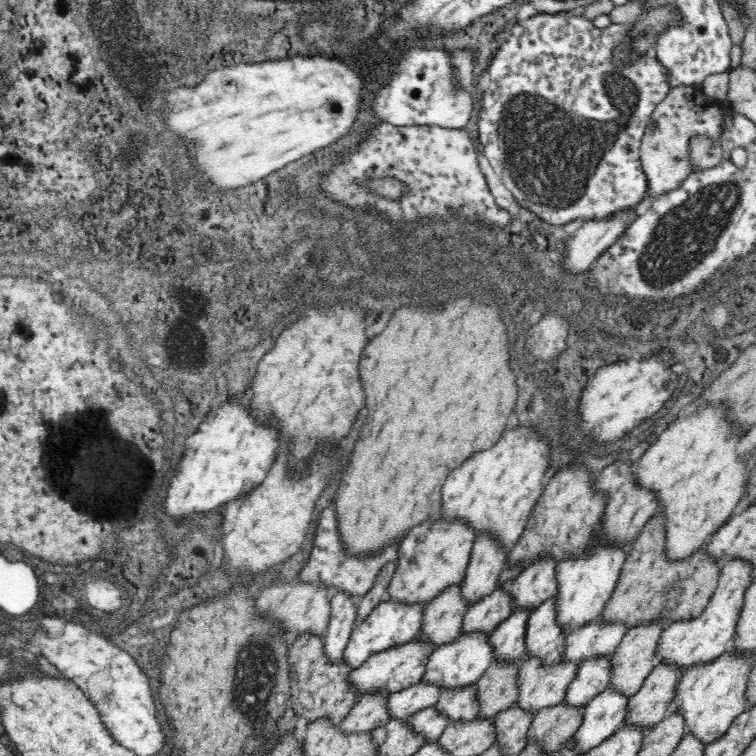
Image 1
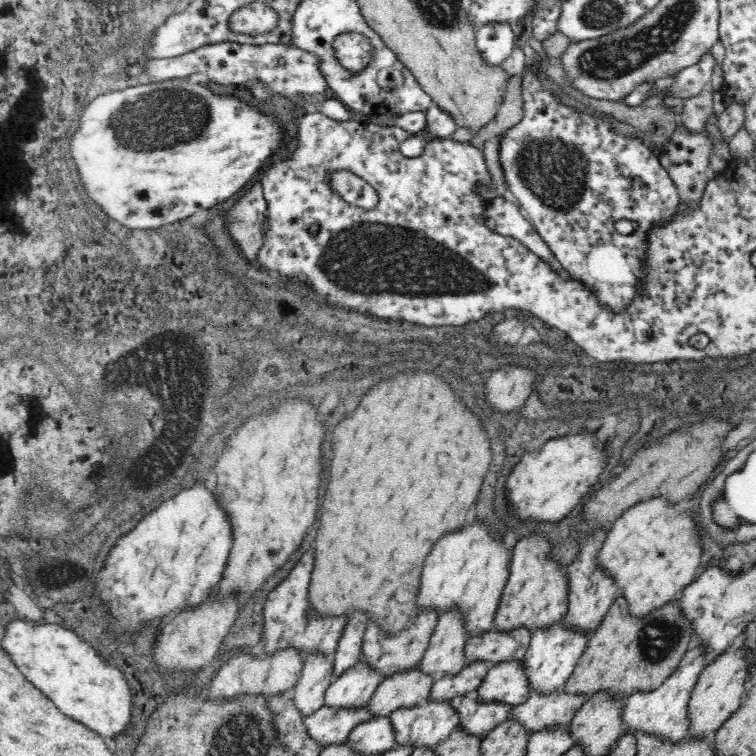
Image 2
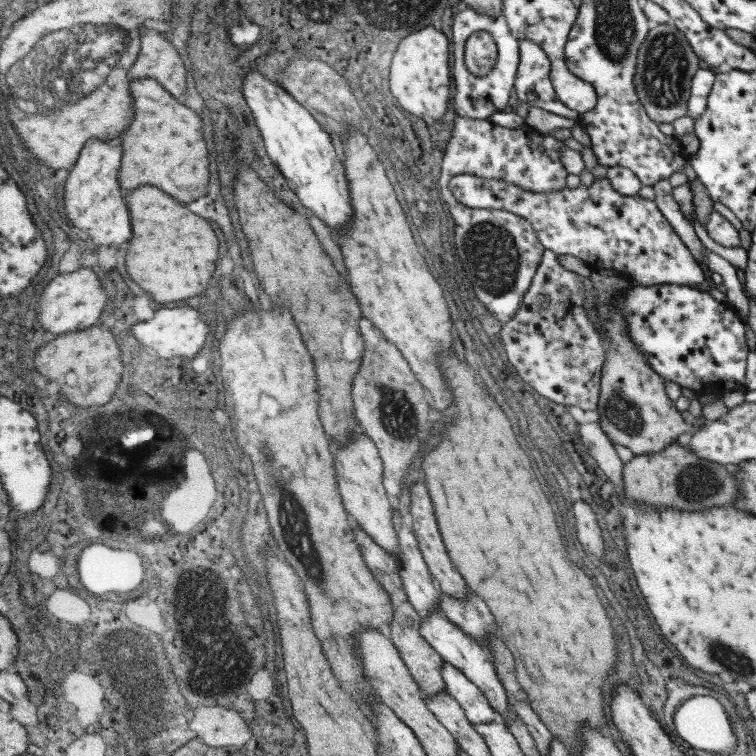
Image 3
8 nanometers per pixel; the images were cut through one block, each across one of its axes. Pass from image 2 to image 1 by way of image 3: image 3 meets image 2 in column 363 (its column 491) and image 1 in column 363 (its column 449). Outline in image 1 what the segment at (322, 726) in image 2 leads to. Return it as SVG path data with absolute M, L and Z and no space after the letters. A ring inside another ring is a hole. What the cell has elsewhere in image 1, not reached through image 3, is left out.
M408 642L396 648L388 648L380 654L370 656L360 668L352 668L352 672L348 674L346 682L348 686L354 688L356 696L364 696L364 694L386 694L388 698L396 692L402 692L410 686L414 686L416 682L422 680L424 672L426 672L426 662L432 656L432 648L426 642Z

